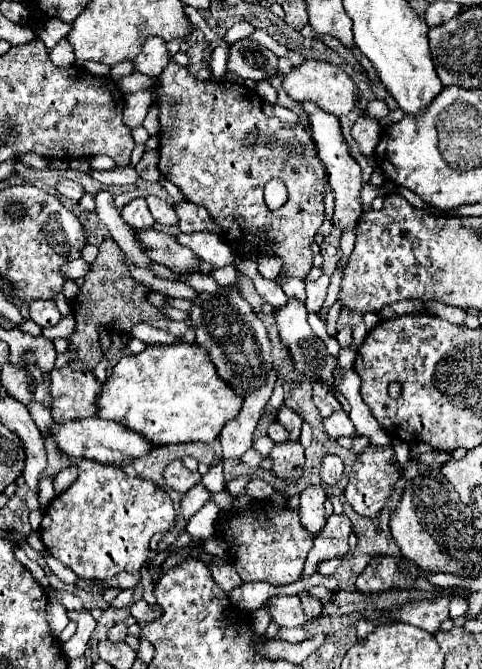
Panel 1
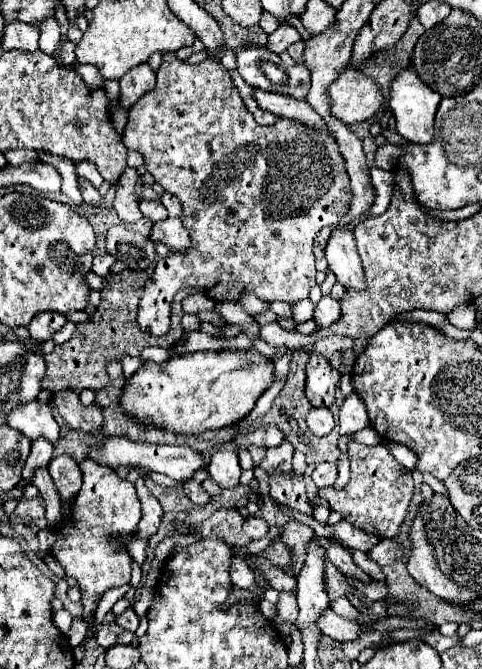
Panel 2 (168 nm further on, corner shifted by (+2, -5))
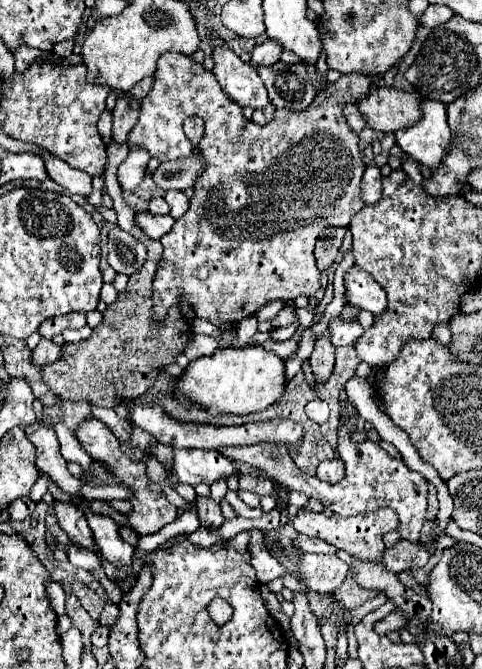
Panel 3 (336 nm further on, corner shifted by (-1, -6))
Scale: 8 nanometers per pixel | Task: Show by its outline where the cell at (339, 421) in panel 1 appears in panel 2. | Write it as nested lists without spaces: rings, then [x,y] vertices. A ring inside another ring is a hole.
[[[312,408],[306,416],[306,424],[316,436],[328,436],[336,426],[334,416],[328,408],[326,410],[324,408]]]

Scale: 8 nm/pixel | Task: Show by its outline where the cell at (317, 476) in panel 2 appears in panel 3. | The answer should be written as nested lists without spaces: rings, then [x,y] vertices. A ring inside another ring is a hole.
[[[339,457],[323,461],[317,467],[317,477],[321,481],[327,481],[327,483],[339,483],[345,477],[345,465],[343,465],[343,461]]]

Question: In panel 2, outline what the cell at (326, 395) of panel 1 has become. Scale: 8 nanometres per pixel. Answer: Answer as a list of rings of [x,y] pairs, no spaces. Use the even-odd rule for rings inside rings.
[[[310,354],[306,366],[306,396],[314,408],[330,408],[334,404],[334,390],[340,372],[320,354]]]

